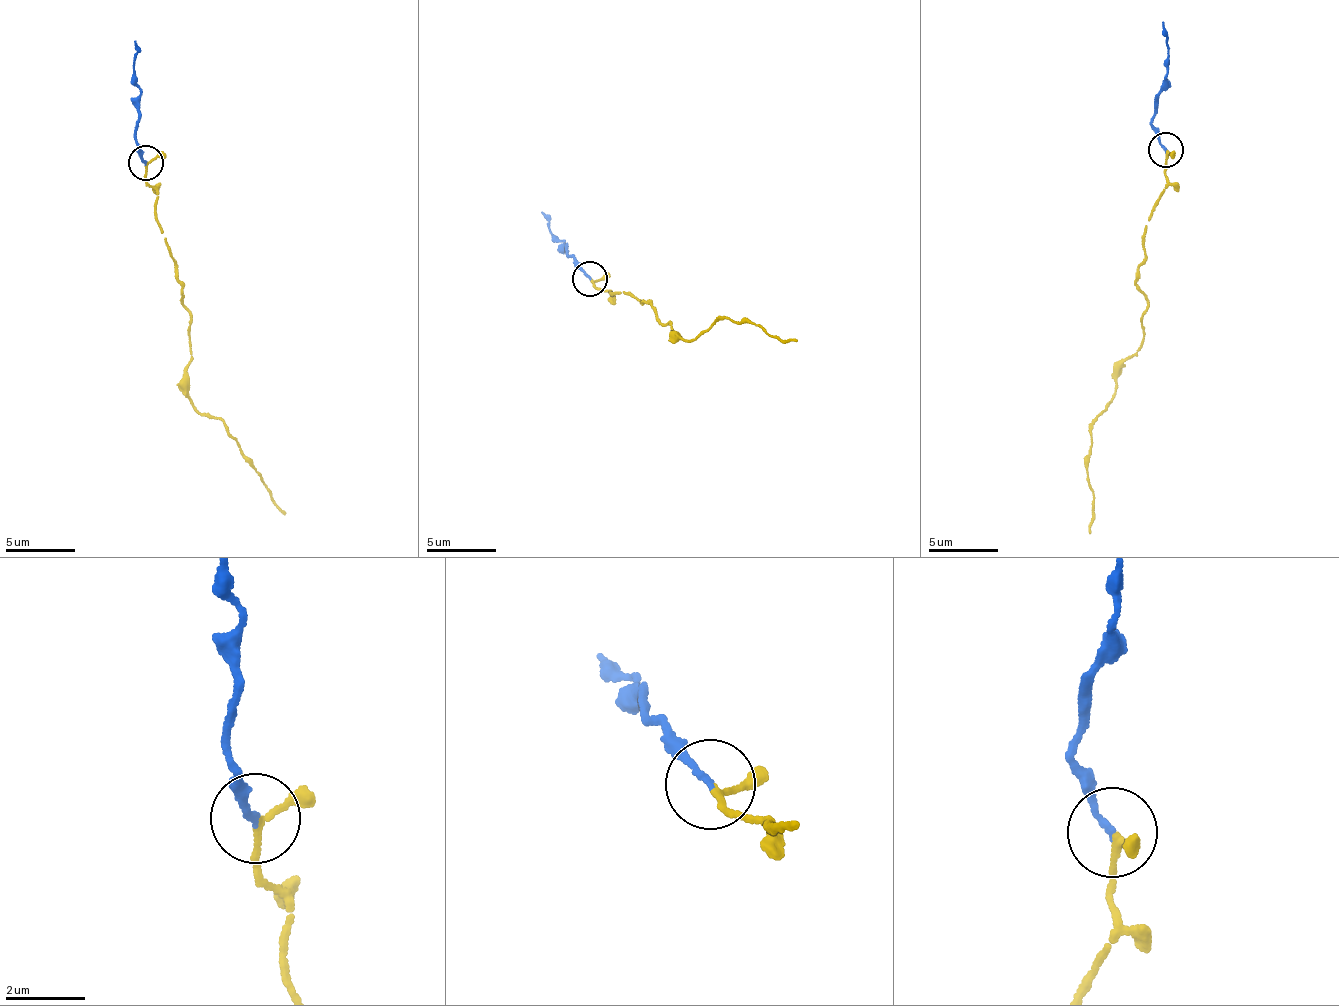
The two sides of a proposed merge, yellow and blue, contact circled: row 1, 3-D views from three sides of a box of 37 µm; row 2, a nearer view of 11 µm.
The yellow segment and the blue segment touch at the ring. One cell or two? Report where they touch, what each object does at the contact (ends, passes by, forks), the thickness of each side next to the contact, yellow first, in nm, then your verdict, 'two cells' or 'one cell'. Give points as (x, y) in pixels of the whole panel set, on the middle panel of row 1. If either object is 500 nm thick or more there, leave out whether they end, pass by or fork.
place (590, 278); yellow passes by; blue ends; calibres 140 and 150 nm; one cell

